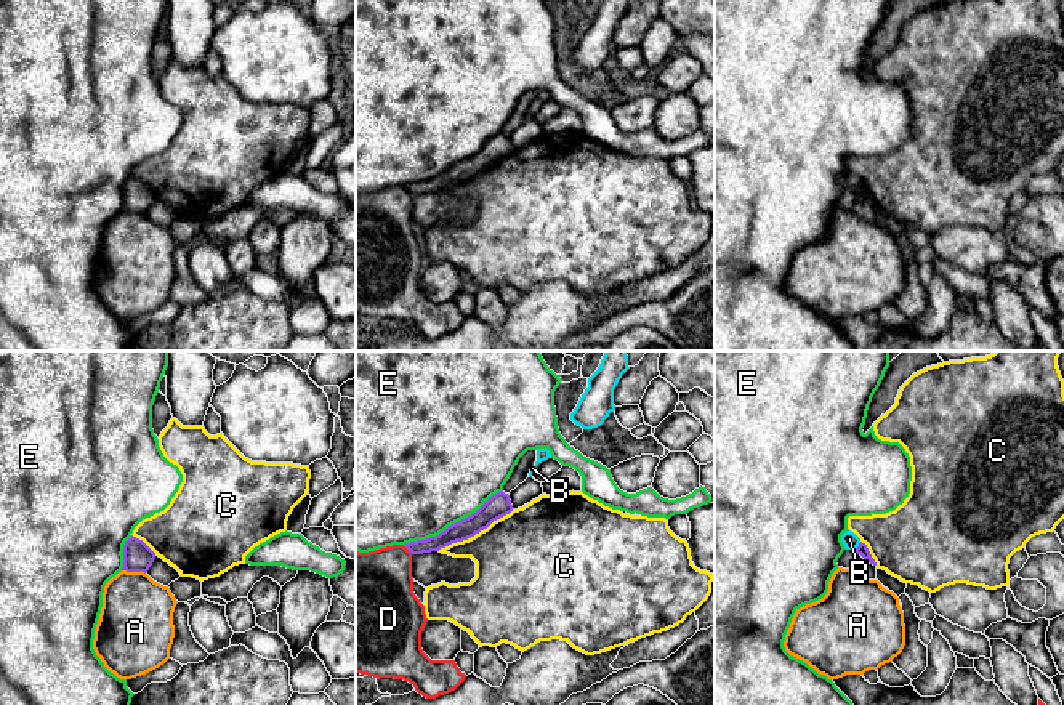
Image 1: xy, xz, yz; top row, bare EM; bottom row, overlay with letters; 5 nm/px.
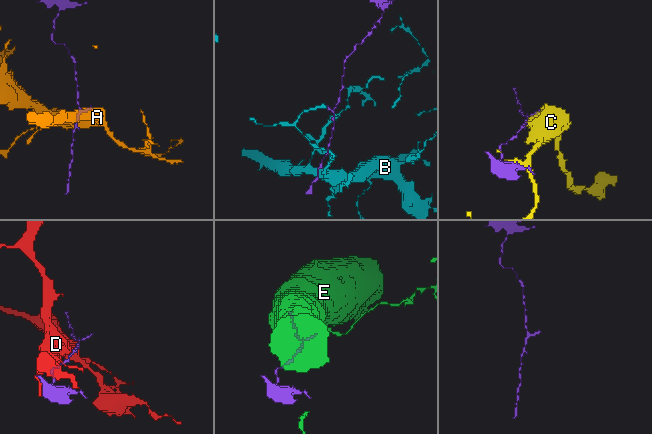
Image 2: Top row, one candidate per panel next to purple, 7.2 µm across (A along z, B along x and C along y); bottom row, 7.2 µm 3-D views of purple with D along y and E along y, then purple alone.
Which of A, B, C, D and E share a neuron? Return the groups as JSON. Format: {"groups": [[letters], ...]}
{"groups": [["A"], ["B"], ["C"], ["D"], ["E"]]}

